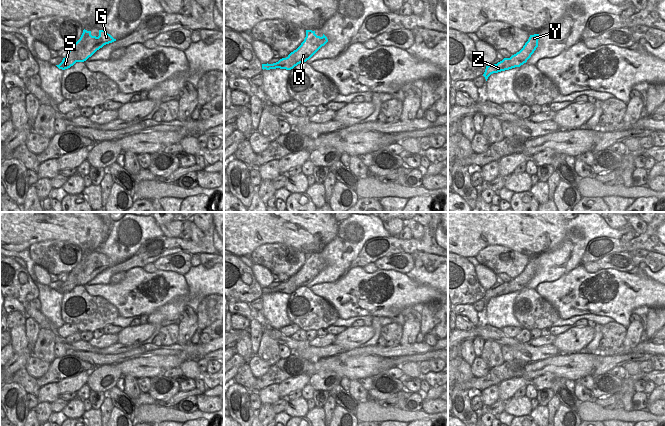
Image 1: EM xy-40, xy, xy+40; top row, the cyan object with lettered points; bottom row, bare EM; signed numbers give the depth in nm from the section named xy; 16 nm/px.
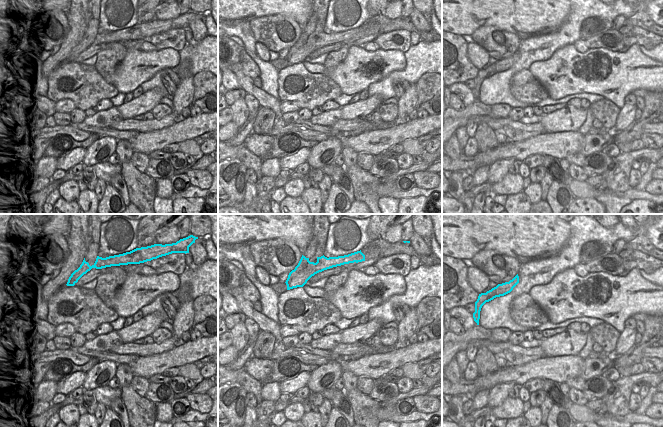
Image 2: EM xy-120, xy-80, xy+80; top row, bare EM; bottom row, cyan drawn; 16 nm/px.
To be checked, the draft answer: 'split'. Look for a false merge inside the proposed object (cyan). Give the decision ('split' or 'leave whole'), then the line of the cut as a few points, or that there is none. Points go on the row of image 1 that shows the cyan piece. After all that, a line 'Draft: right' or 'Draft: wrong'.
split; cut in xy+40 along (507, 61), (502, 70)
Draft: right

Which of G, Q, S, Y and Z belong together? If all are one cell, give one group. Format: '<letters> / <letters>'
G Q S Y / Z

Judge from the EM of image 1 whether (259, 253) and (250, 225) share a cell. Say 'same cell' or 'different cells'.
different cells

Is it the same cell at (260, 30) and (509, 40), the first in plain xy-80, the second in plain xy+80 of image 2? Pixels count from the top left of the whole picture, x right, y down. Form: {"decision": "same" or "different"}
{"decision": "same"}

